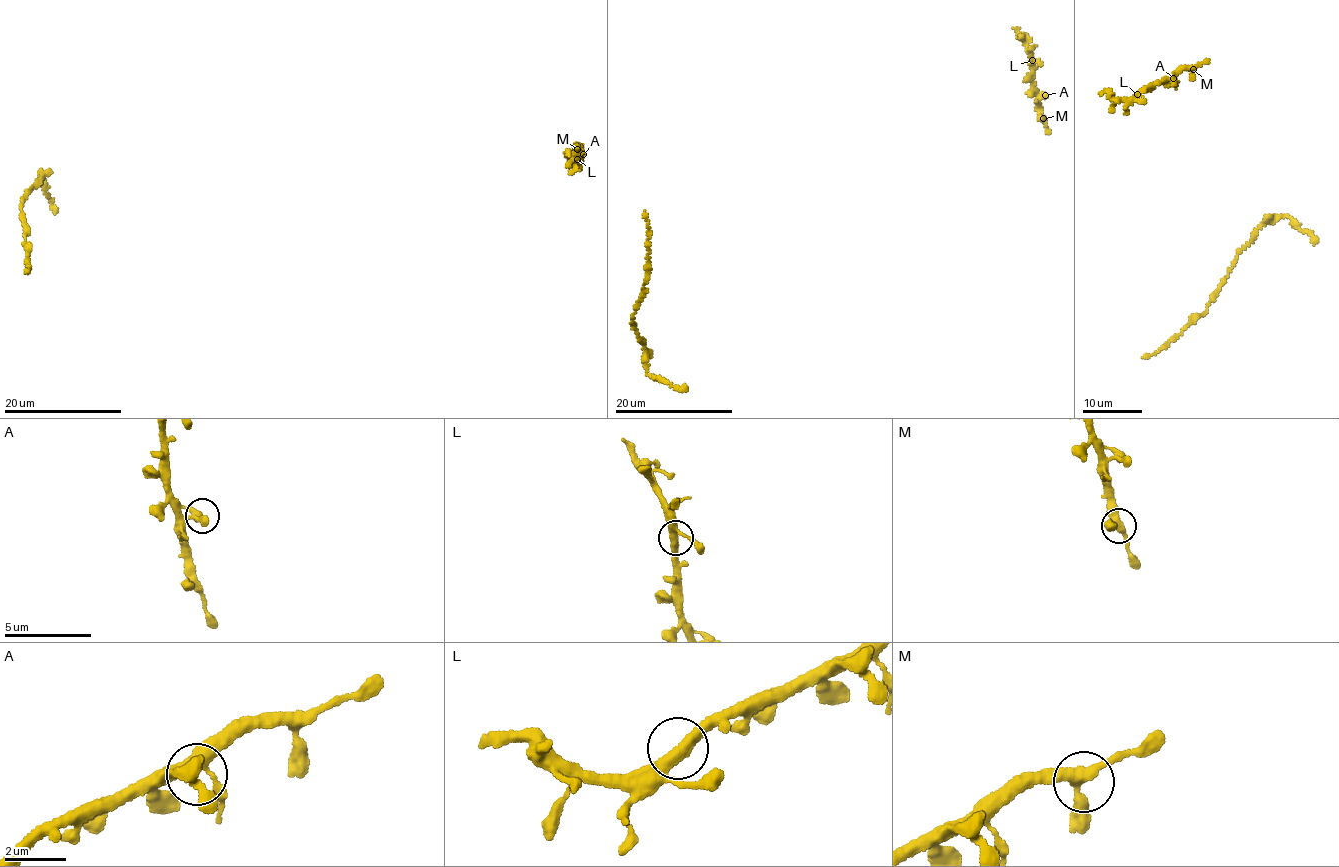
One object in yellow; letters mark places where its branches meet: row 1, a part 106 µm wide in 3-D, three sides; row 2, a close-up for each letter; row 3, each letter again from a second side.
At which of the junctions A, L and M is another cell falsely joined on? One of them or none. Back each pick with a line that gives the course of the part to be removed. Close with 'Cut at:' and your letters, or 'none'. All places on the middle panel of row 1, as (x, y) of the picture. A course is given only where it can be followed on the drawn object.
Cut at: none

